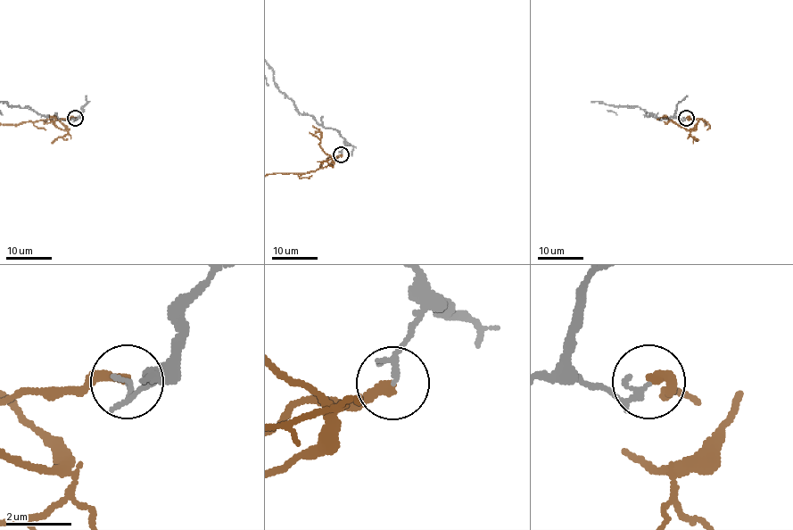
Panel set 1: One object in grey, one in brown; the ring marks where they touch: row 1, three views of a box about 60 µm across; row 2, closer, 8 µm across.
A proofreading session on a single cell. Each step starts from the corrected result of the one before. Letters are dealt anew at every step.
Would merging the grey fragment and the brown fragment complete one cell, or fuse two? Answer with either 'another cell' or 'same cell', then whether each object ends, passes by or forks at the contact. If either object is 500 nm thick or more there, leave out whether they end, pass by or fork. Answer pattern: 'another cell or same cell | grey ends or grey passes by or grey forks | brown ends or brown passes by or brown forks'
another cell | grey forks | brown ends

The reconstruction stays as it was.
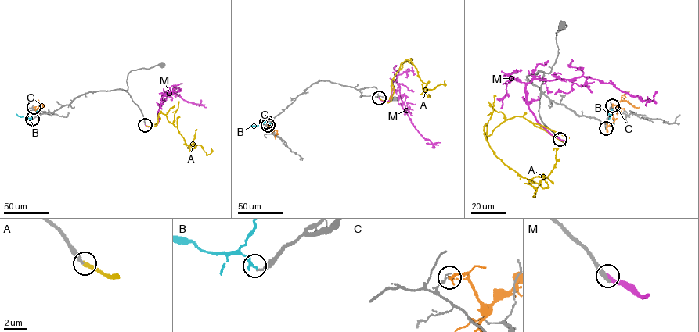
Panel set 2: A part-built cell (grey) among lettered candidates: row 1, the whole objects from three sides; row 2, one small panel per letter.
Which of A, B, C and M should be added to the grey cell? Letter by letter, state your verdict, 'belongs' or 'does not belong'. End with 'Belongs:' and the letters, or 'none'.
A: belongs
B: does not belong
C: does not belong
M: does not belong
Belongs: A

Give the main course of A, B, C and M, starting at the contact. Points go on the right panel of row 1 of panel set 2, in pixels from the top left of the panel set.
A: (560, 141), (521, 116), (487, 137), (504, 163), (548, 187), (544, 177), (534, 196), (537, 190), (524, 183)
B: (606, 128), (614, 124), (614, 118)
C: (612, 105), (615, 105), (617, 109), (619, 102), (624, 100), (639, 107)
M: (560, 139), (552, 135), (529, 108), (526, 85), (534, 79), (586, 76), (650, 100), (646, 105)

